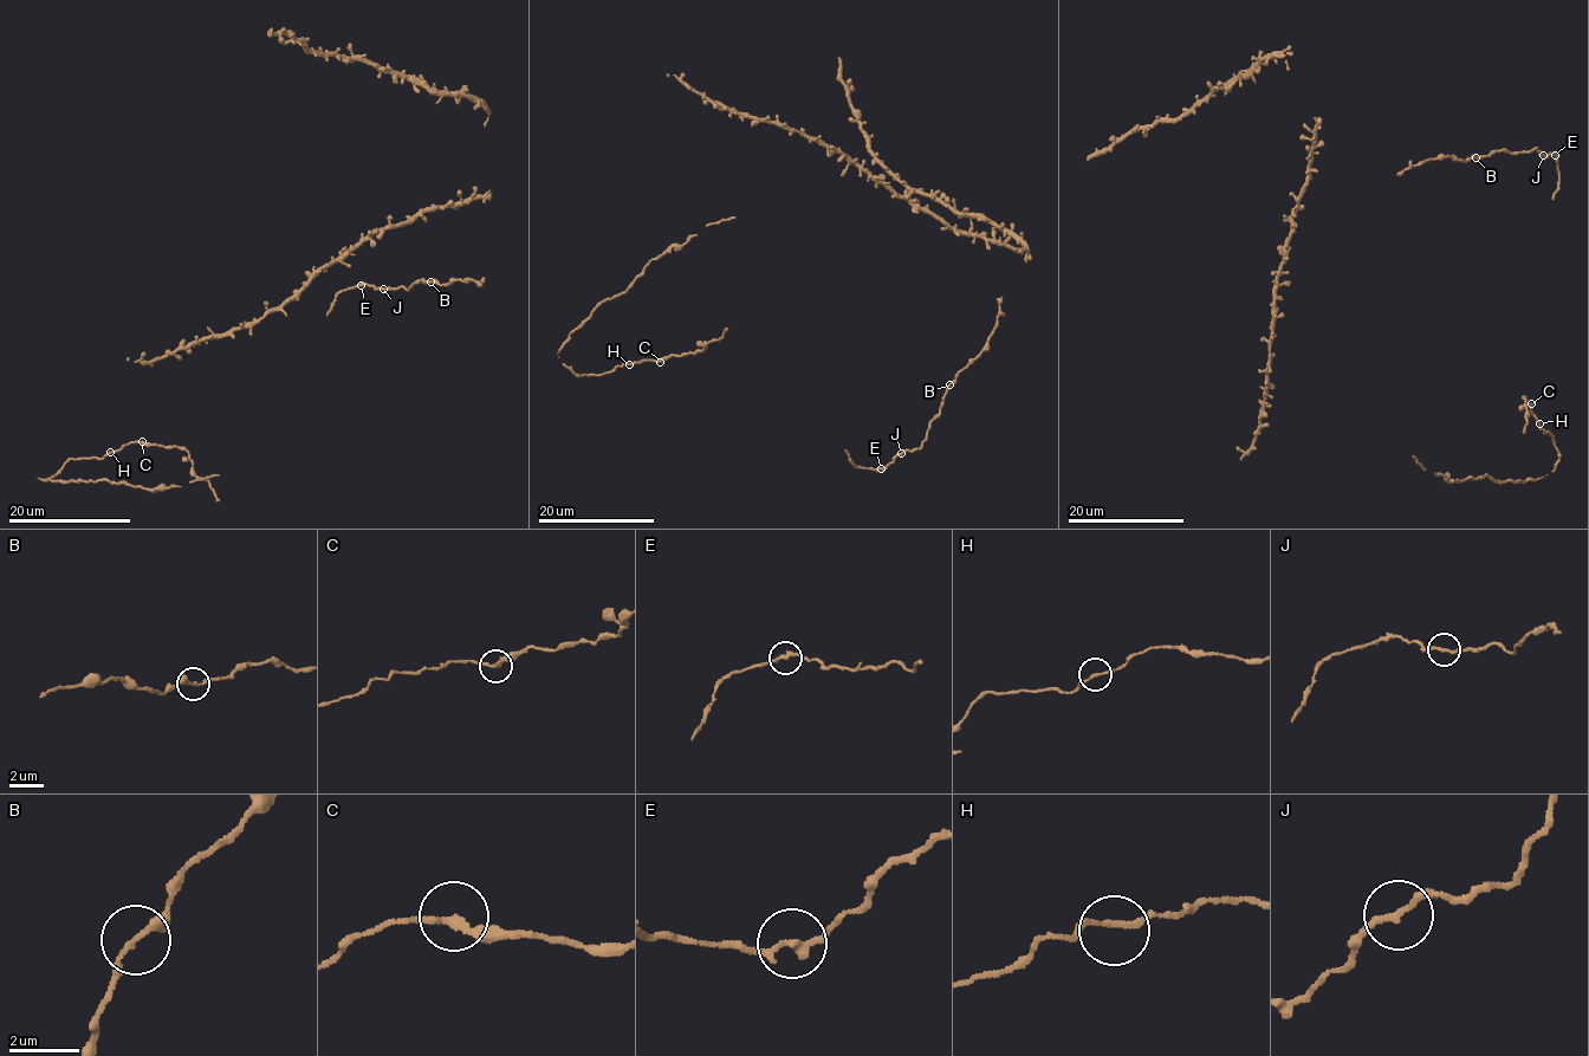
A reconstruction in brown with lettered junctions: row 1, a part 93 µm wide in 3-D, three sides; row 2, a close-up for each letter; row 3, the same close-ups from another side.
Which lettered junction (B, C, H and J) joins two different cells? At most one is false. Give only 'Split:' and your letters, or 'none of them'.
Split: none of them

